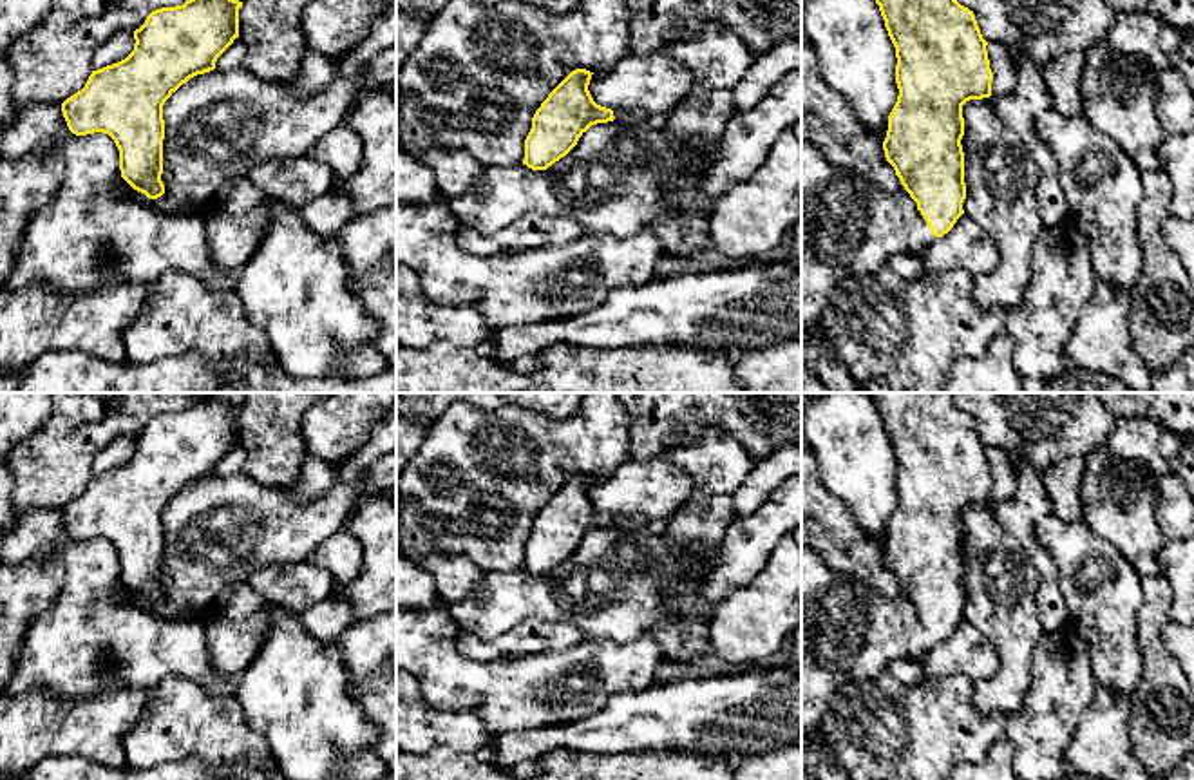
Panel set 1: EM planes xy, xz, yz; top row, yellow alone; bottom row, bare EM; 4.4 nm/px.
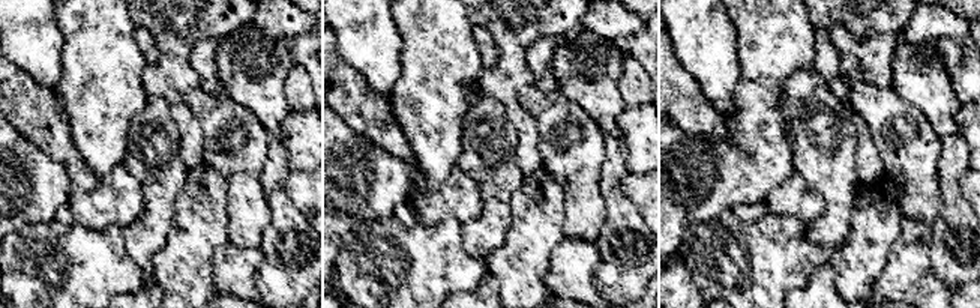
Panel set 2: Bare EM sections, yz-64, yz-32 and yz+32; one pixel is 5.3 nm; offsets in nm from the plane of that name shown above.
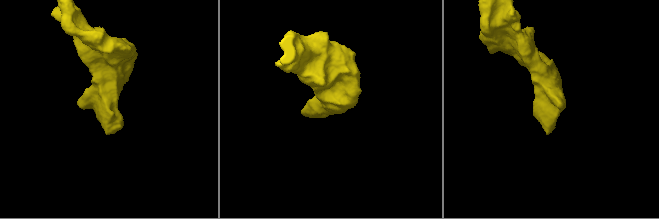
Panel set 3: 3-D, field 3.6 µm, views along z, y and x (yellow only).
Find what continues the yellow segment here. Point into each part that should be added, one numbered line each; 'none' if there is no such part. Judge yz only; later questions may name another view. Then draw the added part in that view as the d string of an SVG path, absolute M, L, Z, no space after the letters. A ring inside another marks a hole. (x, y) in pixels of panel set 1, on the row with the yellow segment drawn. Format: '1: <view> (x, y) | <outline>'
1: yz (851, 227) | M801 141L801 344L838 282L874 275L894 255L915 255L933 241L908 192L888 194L867 177L830 165L820 148Z

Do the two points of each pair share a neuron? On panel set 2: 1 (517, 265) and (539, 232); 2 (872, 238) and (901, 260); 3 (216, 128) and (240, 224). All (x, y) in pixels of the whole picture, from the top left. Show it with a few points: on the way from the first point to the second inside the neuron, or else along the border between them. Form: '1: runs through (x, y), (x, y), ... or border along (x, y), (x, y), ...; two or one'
1: runs through (524, 257), (532, 239); one
2: border along (902, 217), (899, 236), (874, 281); two
3: runs through (237, 152), (240, 160), (240, 200); one

